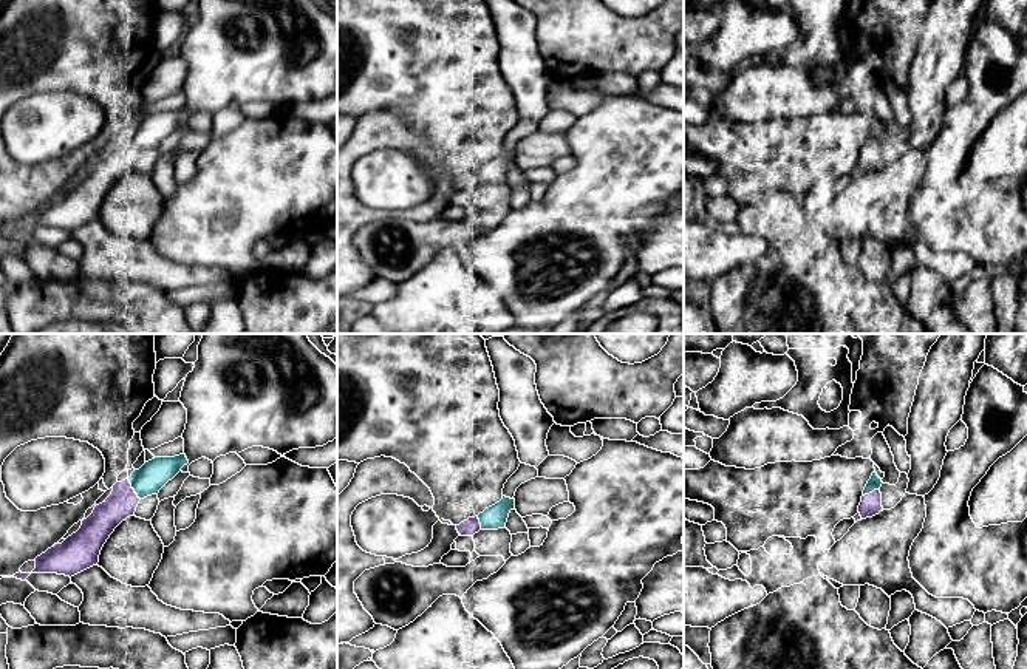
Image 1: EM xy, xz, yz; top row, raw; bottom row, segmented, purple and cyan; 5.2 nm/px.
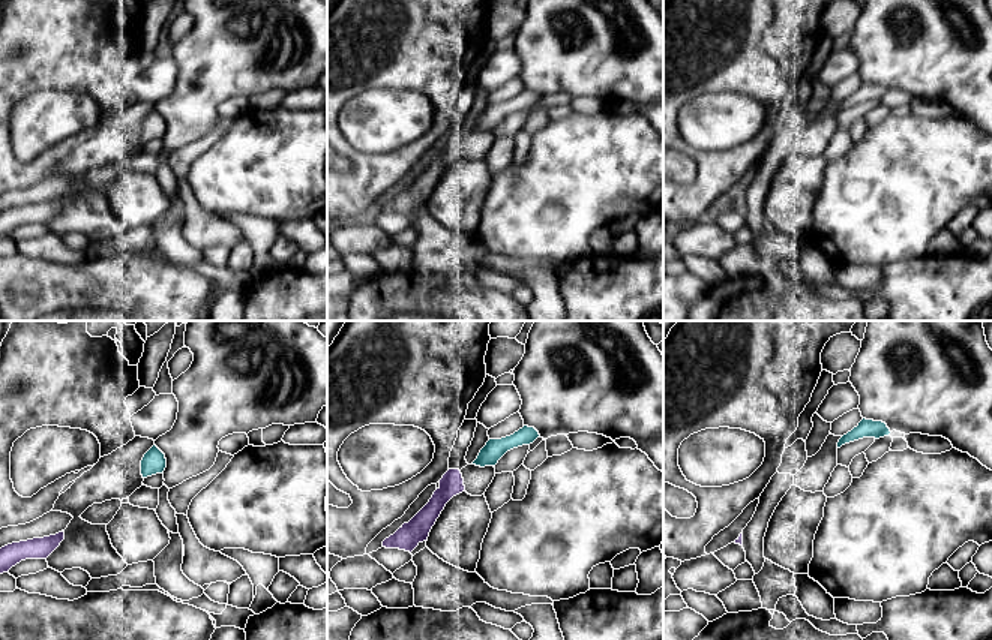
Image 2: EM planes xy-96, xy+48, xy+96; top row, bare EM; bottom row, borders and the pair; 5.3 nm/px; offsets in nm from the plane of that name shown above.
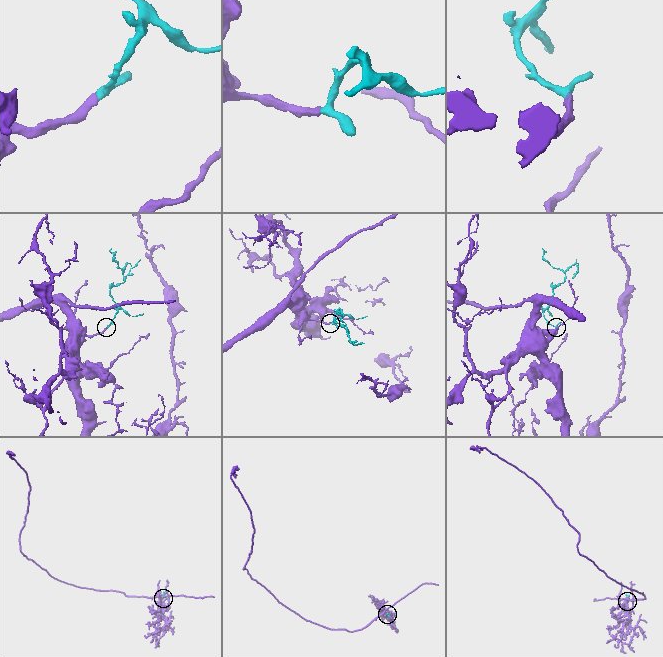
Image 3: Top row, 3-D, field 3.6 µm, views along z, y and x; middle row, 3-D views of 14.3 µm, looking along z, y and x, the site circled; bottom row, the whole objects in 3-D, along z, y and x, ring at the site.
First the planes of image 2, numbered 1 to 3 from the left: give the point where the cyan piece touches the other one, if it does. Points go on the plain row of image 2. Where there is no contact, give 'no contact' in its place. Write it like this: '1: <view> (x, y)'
1: no contact
2: no contact
3: no contact

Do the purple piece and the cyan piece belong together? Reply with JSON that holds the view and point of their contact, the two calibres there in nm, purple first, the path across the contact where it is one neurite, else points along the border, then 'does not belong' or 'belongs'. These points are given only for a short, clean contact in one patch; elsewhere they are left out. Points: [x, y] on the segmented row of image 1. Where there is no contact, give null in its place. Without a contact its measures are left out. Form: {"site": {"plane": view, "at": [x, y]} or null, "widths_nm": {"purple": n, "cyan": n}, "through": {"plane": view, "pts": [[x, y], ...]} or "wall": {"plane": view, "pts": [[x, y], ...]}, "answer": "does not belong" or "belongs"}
{"site": {"plane": "xy", "at": [133, 490]}, "widths_nm": {"purple": 160, "cyan": 160}, "answer": "belongs"}

